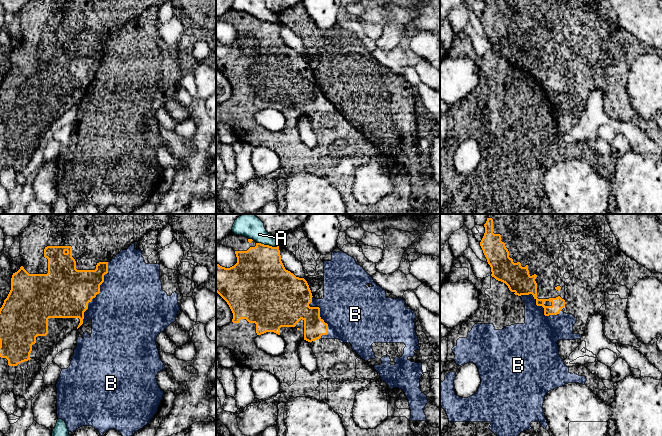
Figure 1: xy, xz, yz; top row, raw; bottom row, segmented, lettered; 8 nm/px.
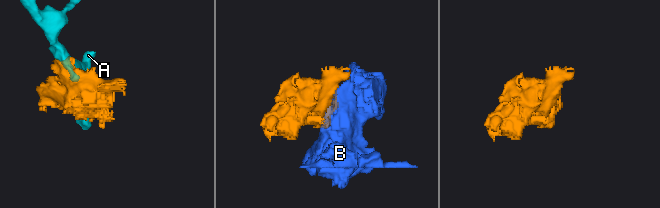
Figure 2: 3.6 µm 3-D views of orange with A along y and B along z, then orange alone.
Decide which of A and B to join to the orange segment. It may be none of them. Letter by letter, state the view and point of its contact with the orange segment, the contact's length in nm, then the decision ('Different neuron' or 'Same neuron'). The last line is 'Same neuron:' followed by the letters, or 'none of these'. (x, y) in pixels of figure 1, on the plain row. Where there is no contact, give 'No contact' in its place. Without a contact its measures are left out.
A: Touches orange at xz (268, 21). Shared border 180 nm. Different neuron
B: Touches orange at xy (98, 69). Shared border 550 nm. Different neuron
Same neuron: none of these

